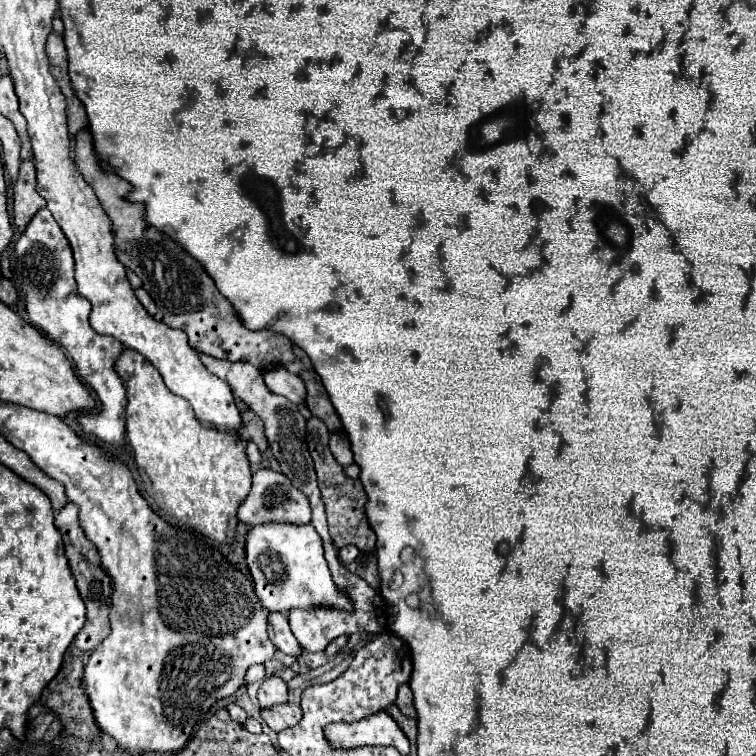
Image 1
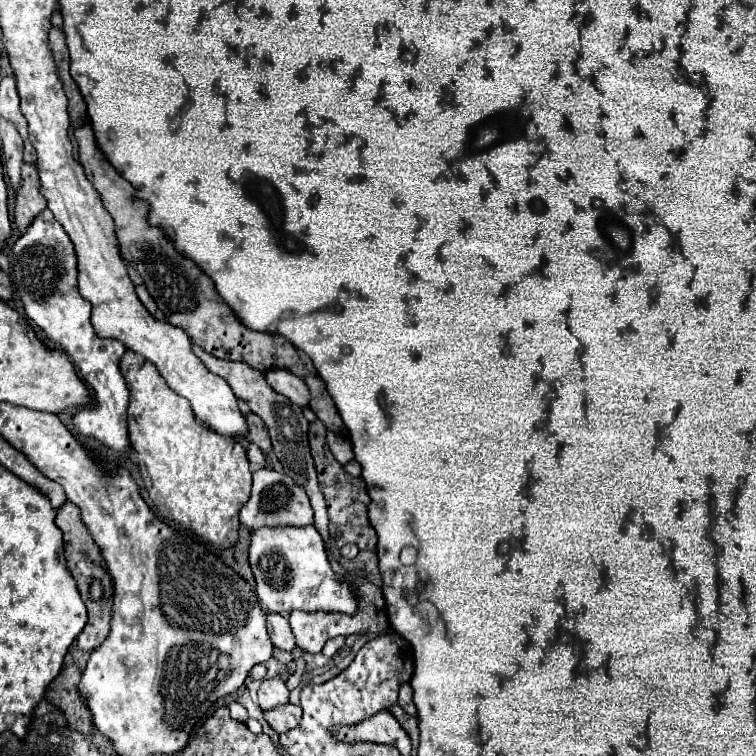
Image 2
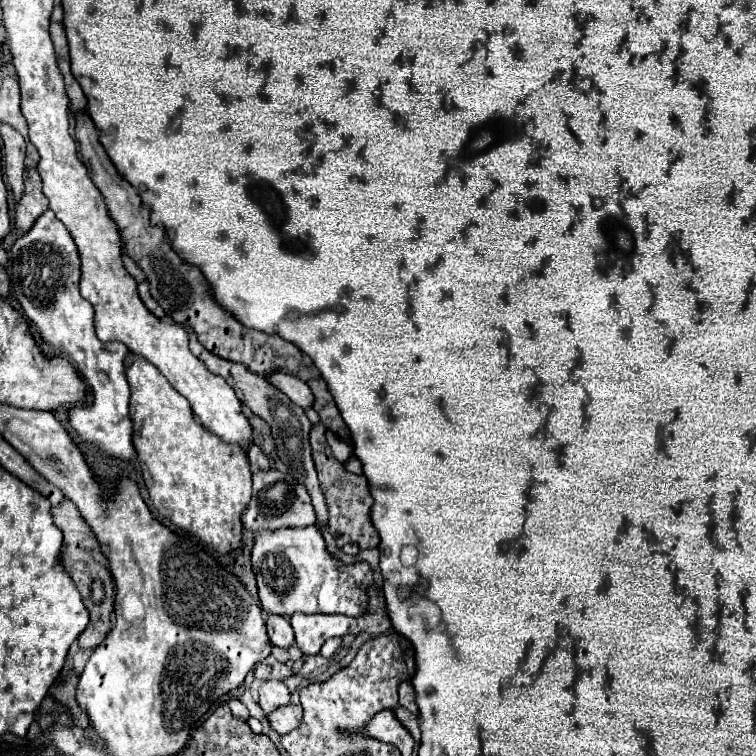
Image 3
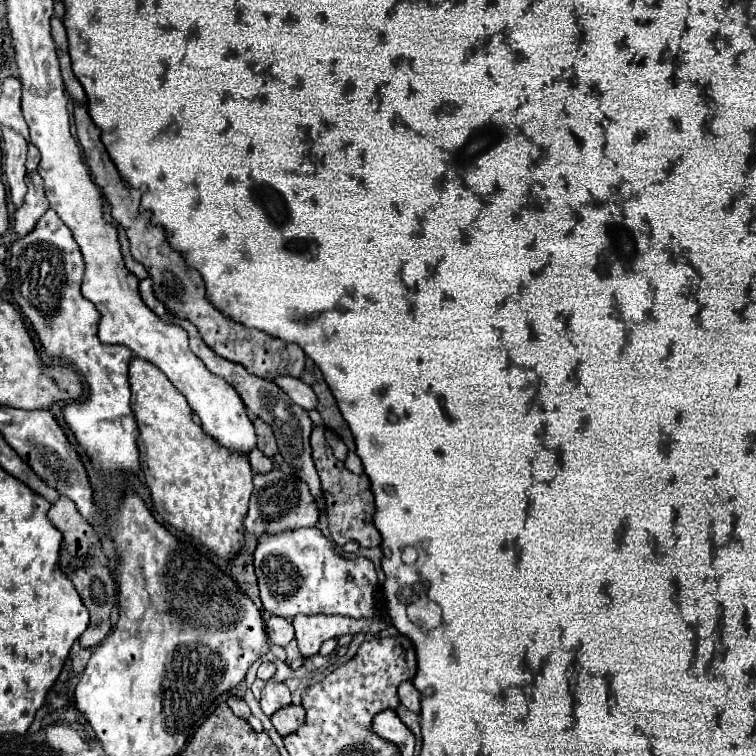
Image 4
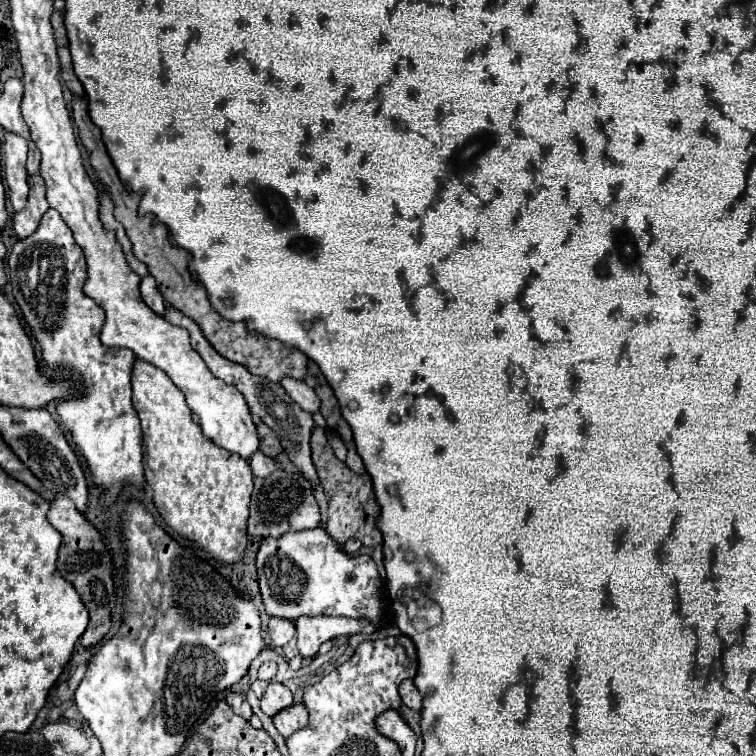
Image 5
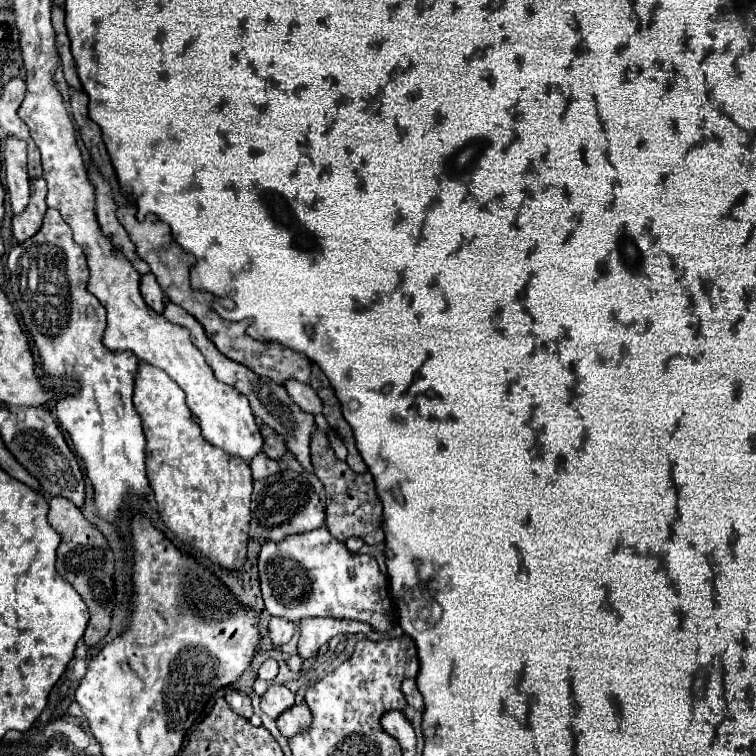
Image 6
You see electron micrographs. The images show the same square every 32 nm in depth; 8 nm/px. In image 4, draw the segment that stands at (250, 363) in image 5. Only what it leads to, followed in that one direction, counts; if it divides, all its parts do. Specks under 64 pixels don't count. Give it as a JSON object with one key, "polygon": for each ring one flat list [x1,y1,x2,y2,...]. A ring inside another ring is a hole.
{"polygon":[[86,106,74,108,74,120,76,120,76,136,82,146,82,152,86,156,86,164,90,168,90,174,94,182,100,186,106,202,112,208,112,218,124,228,128,242,130,242,130,254,134,260,138,260,148,276,152,278,152,290,156,292,156,298,164,304,164,308,176,316,176,318,188,318,200,332,200,338,208,348,212,348,218,356,238,362,248,368,248,372,264,378,276,378,280,374,288,376,300,376,304,370,304,352,296,344,288,344,280,338,272,338,260,330,250,330,242,326,240,322,234,322,226,318,206,296,206,284,200,276,200,272,194,272,194,268,186,266,186,260,170,248,166,232,162,226,156,226,150,222,150,212,136,212,140,206,140,192,134,190,128,182,124,182,110,160,104,144,100,142,100,130,92,122,92,118,86,112]]}

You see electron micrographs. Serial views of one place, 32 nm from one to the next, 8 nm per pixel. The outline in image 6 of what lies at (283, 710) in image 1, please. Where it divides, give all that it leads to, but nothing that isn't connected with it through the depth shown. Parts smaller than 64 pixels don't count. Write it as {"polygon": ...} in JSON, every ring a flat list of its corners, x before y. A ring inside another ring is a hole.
{"polygon":[[294,704,292,708,284,710,278,718,276,718,276,726,282,732,282,736,292,738,294,734,306,730,312,722,312,714,308,710,306,704]]}

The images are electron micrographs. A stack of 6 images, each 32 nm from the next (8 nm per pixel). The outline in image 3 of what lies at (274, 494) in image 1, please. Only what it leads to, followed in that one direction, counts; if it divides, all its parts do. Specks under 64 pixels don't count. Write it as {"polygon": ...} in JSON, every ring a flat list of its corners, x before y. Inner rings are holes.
{"polygon":[[258,470,254,472,254,488,252,488,252,500,248,502,246,510,242,512,242,524,244,528,252,532,260,532,262,528,266,530,278,530,278,528,296,528,296,526,312,526,316,524,316,514,310,504,310,496,302,484,298,484,290,474,278,472,278,470]]}

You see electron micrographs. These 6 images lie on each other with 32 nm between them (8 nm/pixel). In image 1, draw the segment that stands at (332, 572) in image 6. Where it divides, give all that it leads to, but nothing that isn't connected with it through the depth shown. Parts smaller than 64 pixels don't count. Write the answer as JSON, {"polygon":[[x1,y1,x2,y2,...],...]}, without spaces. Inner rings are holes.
{"polygon":[[262,524,252,526,246,534,246,566,254,580,254,590,264,608,270,612,288,612,292,608,332,606,350,610,350,598,340,592,330,576,322,540,312,524]]}

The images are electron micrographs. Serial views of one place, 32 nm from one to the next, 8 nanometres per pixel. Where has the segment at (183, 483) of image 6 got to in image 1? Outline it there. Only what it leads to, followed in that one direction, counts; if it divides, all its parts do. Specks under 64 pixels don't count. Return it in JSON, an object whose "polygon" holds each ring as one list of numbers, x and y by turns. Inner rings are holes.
{"polygon":[[124,348,116,360,116,370,126,388,126,440,134,450,138,472,146,478,146,492,164,514,174,516,184,526,204,534,216,544,230,544,236,536,238,506,246,498,252,484,244,440,240,440,236,434,216,432,214,428,200,424,192,412,192,406,184,398,172,394,158,370,136,350]]}

